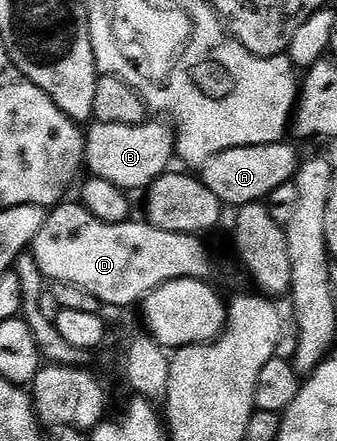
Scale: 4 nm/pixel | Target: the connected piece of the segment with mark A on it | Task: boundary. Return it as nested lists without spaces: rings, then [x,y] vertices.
[[[289,141],[236,147],[208,159],[199,178],[207,185],[207,189],[211,189],[211,193],[215,193],[215,197],[219,197],[223,205],[229,206],[230,203],[233,209],[240,209],[248,203],[268,200],[269,195],[279,189],[279,185],[294,182],[302,162],[302,156],[297,156],[296,149]]]

